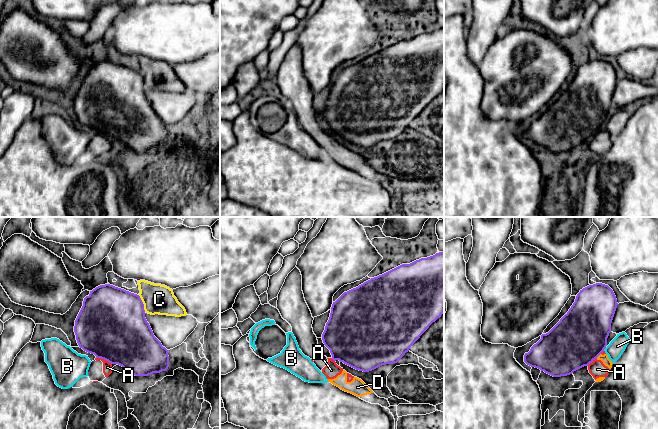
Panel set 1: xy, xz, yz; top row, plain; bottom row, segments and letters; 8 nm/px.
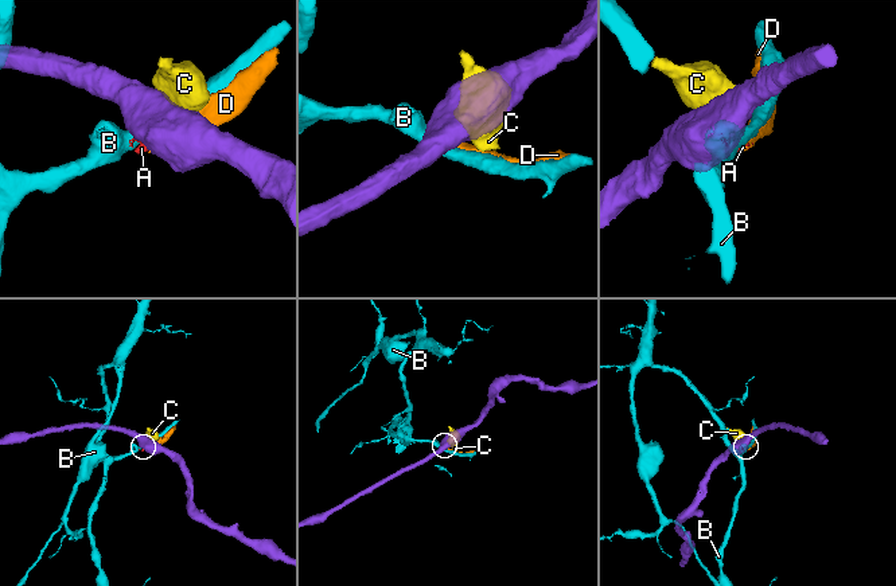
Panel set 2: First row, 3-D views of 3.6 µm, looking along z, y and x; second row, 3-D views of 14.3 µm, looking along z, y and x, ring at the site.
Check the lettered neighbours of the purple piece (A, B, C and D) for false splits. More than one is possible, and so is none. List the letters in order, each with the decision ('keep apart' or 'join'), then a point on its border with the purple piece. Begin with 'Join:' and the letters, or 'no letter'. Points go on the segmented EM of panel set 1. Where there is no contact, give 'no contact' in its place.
Join: no letter
A: keep apart | xy (104, 359)
B: keep apart | yz (604, 348)
C: keep apart | xy (142, 303)
D: keep apart | yz (598, 355)

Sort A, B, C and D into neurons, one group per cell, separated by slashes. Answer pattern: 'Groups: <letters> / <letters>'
Groups: A C D / B

